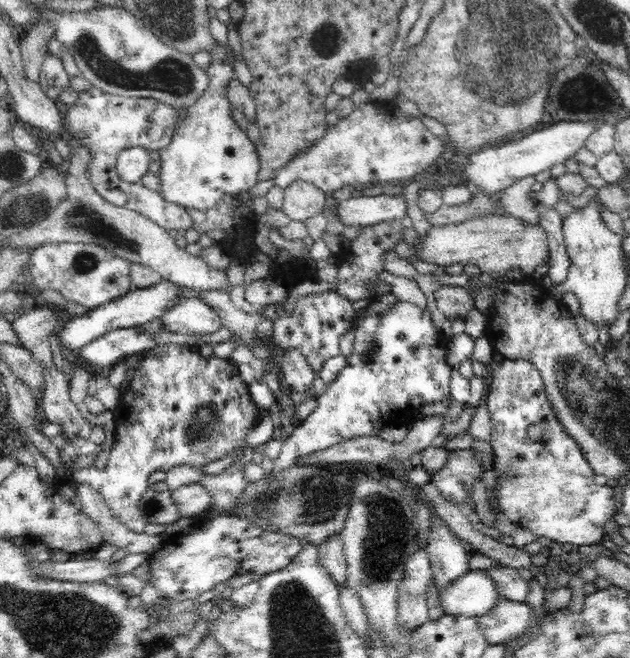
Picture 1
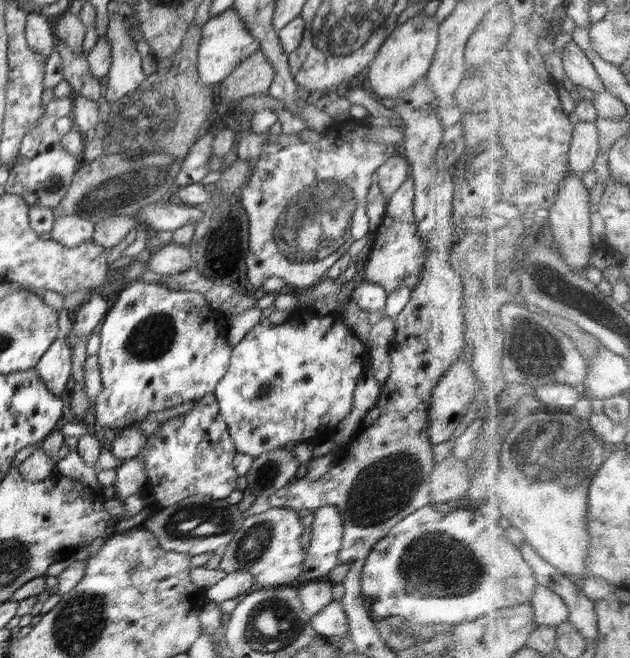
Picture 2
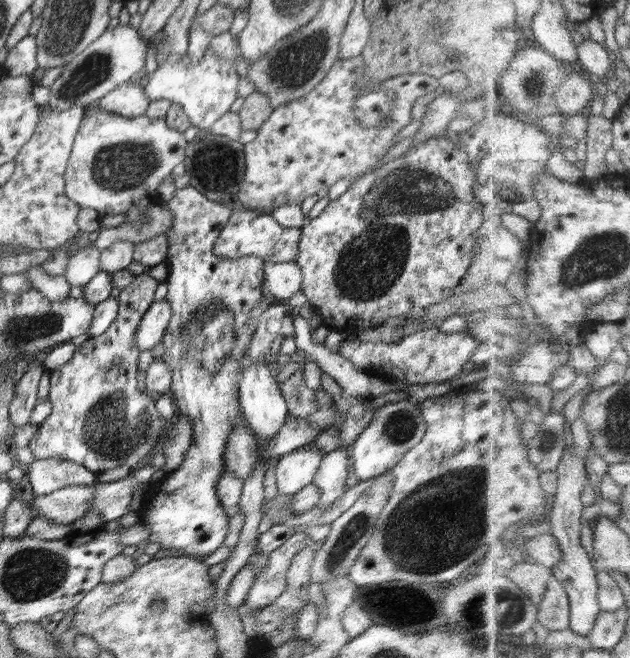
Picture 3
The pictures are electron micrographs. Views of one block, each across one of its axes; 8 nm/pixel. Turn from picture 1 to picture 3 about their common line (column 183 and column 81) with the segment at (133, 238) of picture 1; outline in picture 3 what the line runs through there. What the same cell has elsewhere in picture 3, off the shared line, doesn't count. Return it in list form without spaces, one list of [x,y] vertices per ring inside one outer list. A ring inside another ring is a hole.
[[[94,244],[78,249],[76,254],[70,255],[63,276],[66,277],[68,284],[84,287],[101,272],[100,259],[101,250]]]

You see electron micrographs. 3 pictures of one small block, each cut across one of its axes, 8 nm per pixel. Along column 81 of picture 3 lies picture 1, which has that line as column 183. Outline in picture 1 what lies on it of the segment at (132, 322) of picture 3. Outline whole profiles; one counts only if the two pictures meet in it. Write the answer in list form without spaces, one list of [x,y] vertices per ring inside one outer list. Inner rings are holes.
[[[170,345],[170,346],[158,346],[152,348],[150,351],[145,351],[143,353],[146,357],[135,370],[134,376],[127,384],[121,393],[120,402],[114,413],[115,421],[115,441],[110,450],[108,456],[108,463],[104,470],[98,470],[94,465],[88,468],[76,469],[72,472],[72,477],[75,479],[77,484],[88,484],[92,488],[95,488],[106,501],[108,508],[111,510],[111,515],[120,523],[123,524],[128,530],[133,533],[144,532],[144,526],[147,524],[146,518],[143,516],[143,511],[140,510],[140,500],[142,500],[144,494],[147,492],[148,488],[152,488],[147,484],[147,478],[158,470],[167,471],[175,466],[202,466],[208,464],[214,460],[218,460],[224,457],[228,452],[233,450],[244,450],[248,444],[246,443],[246,435],[251,428],[254,428],[256,424],[260,421],[258,419],[258,414],[260,414],[260,409],[257,408],[256,403],[250,398],[250,393],[248,386],[238,373],[238,366],[232,362],[230,359],[217,358],[212,355],[211,358],[204,358],[198,349],[192,348],[188,345]]]

